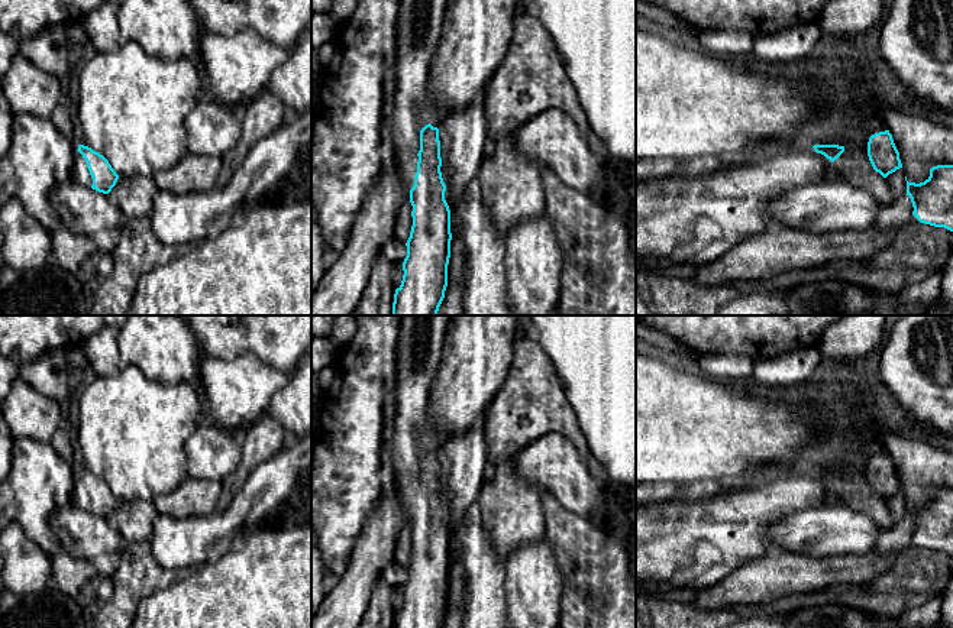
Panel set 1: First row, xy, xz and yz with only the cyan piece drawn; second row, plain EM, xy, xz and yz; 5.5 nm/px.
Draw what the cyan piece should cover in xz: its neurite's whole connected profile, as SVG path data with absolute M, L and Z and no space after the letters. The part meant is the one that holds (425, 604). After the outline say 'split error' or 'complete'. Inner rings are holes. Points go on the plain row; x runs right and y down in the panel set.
M403 315L391 389L390 460L410 514L413 550L406 567L403 605L392 628L442 628L450 582L450 534L445 524L437 441L427 420L432 388L442 360L445 331L453 315Z; split error

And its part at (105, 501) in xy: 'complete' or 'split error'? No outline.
split error

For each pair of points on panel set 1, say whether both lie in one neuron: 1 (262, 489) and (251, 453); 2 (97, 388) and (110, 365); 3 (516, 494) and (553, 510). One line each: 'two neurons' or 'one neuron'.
1: two neurons
2: two neurons
3: two neurons

